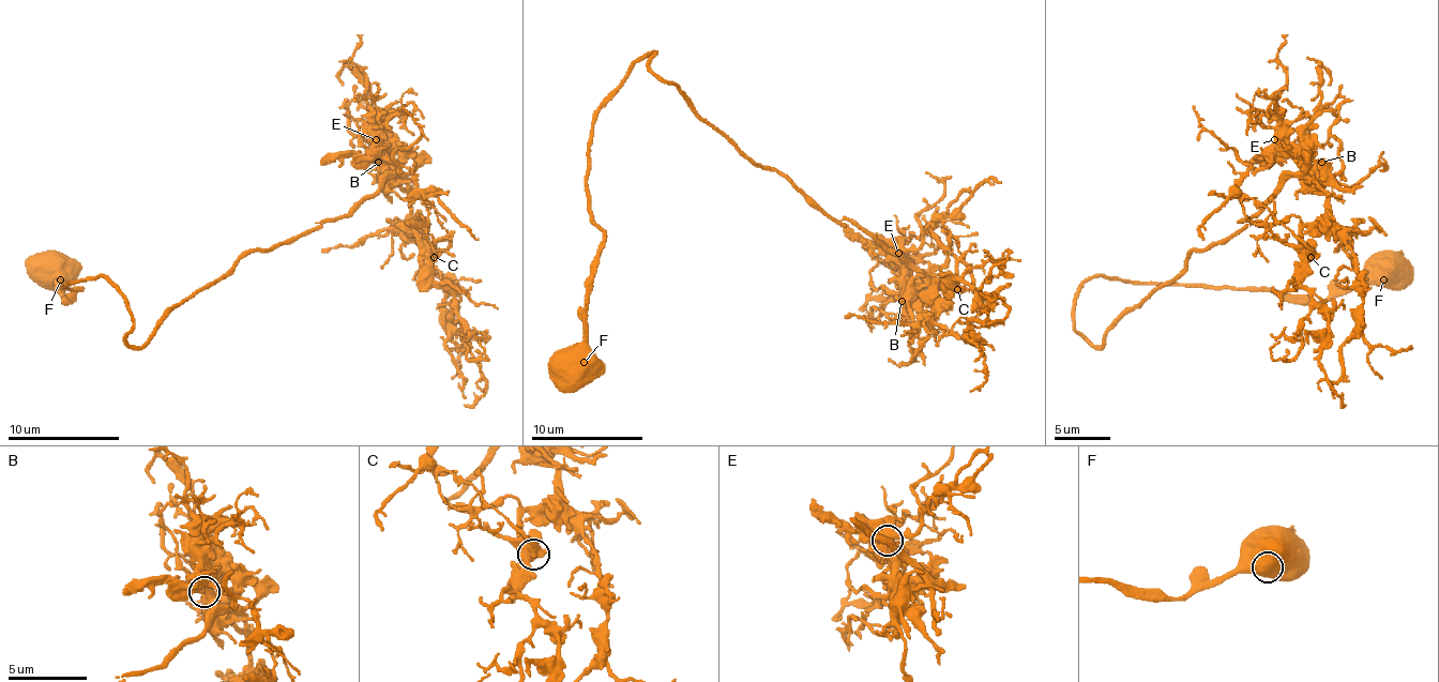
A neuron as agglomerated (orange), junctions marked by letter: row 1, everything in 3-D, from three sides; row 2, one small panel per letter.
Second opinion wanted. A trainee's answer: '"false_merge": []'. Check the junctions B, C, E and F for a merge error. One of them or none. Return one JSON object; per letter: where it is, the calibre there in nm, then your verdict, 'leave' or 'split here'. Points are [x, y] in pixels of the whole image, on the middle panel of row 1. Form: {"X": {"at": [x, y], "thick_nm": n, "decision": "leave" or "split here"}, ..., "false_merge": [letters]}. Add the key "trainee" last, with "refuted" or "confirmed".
{"B": {"at": [902, 301], "thick_nm": 750, "decision": "leave"}, "C": {"at": [957, 289], "thick_nm": 700, "decision": "leave"}, "E": {"at": [898, 253], "thick_nm": 800, "decision": "leave"}, "F": {"at": [584, 362], "thick_nm": 1450, "decision": "leave"}, "false_merge": [], "trainee": "confirmed"}

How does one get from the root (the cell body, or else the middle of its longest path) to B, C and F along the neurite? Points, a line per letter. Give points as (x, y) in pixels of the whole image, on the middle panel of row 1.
B: (570, 370), (603, 239), (587, 186), (592, 117), (648, 52), (756, 164), (912, 267), (924, 281), (902, 301)
C: (570, 370), (603, 239), (592, 117), (648, 52), (756, 164), (912, 267), (932, 306), (940, 281), (957, 289)
F: (570, 370), (581, 367), (584, 362)

